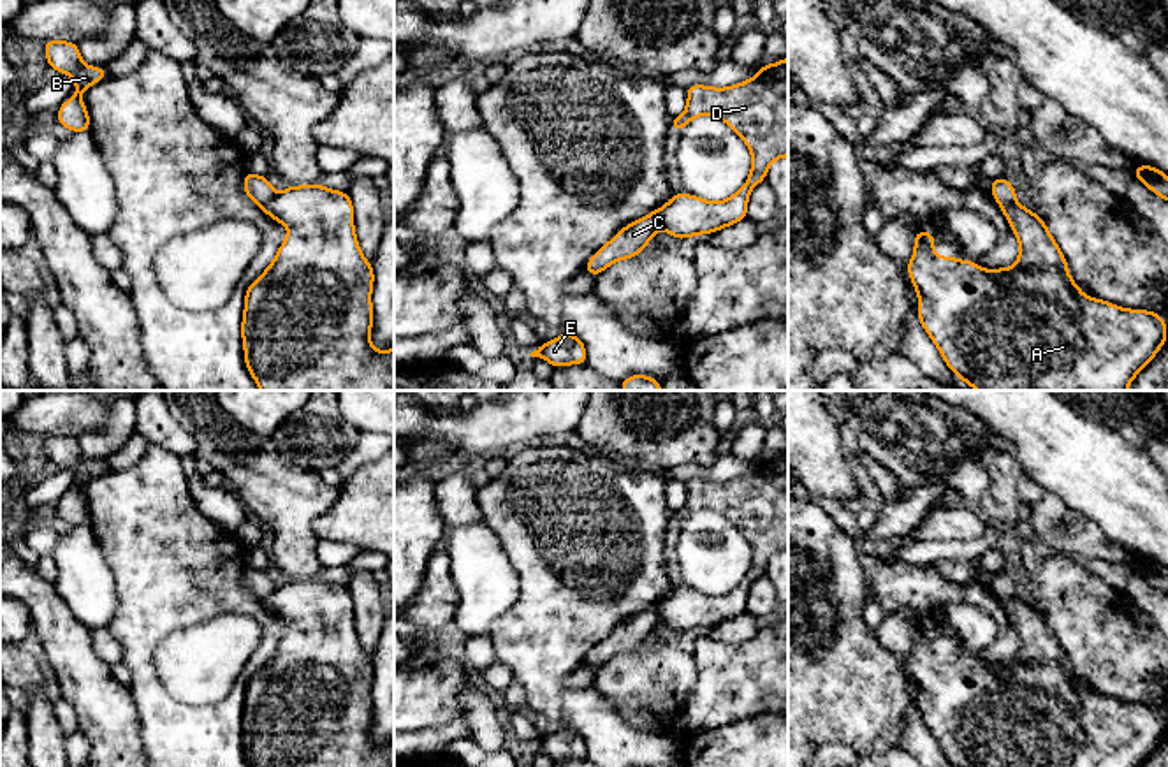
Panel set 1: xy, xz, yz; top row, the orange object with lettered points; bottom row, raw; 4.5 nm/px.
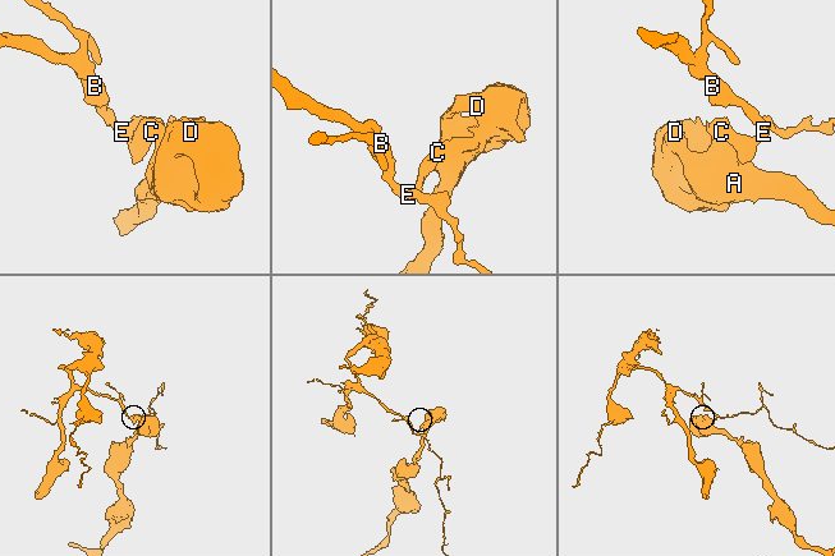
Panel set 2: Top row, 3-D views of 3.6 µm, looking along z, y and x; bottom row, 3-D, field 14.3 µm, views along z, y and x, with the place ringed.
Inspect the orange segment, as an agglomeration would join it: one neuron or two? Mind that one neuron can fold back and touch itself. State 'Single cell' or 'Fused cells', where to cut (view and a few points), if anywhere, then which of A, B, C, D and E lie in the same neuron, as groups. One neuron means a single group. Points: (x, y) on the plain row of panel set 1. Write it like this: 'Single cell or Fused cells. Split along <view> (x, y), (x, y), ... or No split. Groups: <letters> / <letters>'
Fused cells. Split along xz (660, 604), (658, 621). Groups: A D / B C E

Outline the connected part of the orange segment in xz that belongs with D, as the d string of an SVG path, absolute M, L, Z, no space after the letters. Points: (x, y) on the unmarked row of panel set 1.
M788 452L772 459L762 459L753 473L728 482L691 478L686 482L686 486L686 503L681 510L670 514L670 521L681 526L697 510L718 510L748 538L753 558L742 582L725 595L709 596L684 586L675 586L675 589L663 602L660 602L658 612L658 621L672 628L675 633L698 628L707 630L714 625L744 614L748 609L748 593L753 581L765 575L765 568L774 554L788 551Z

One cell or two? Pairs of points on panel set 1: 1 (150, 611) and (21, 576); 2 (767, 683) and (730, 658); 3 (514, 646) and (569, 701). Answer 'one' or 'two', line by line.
1: two
2: one
3: one

